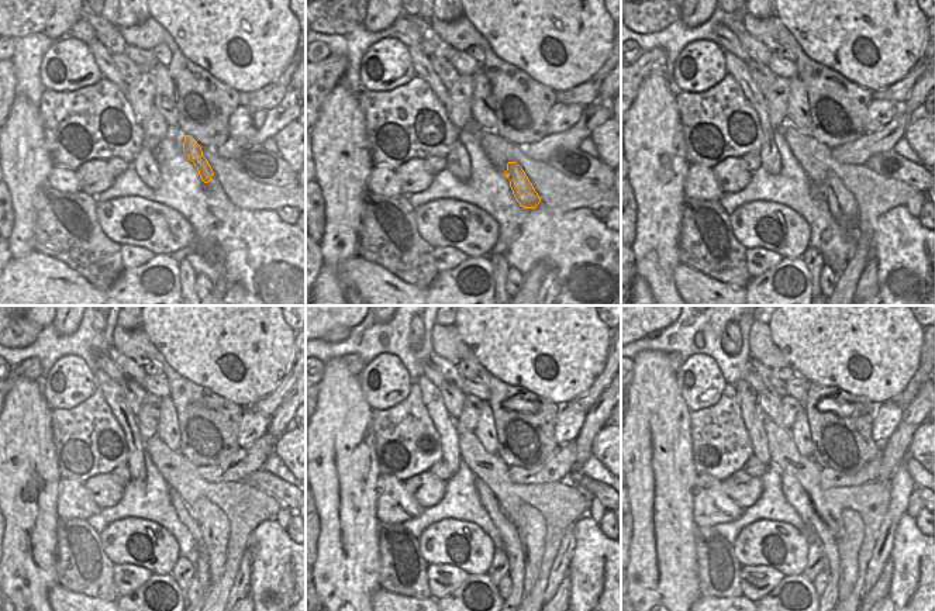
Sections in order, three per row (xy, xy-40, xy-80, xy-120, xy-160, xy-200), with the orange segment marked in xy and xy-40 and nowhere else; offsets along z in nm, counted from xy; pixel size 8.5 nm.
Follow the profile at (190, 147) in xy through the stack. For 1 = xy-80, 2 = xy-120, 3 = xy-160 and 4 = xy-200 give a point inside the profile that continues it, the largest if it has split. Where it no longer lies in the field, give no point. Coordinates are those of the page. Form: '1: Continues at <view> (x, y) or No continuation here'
1: Continues at xy-80 (844, 207)
2: Continues at xy-120 (214, 524)
3: Continues at xy-160 (531, 527)
4: Continues at xy-200 (848, 545)

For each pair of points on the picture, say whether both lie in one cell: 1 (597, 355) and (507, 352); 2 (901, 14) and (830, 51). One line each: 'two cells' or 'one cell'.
1: one cell
2: one cell

